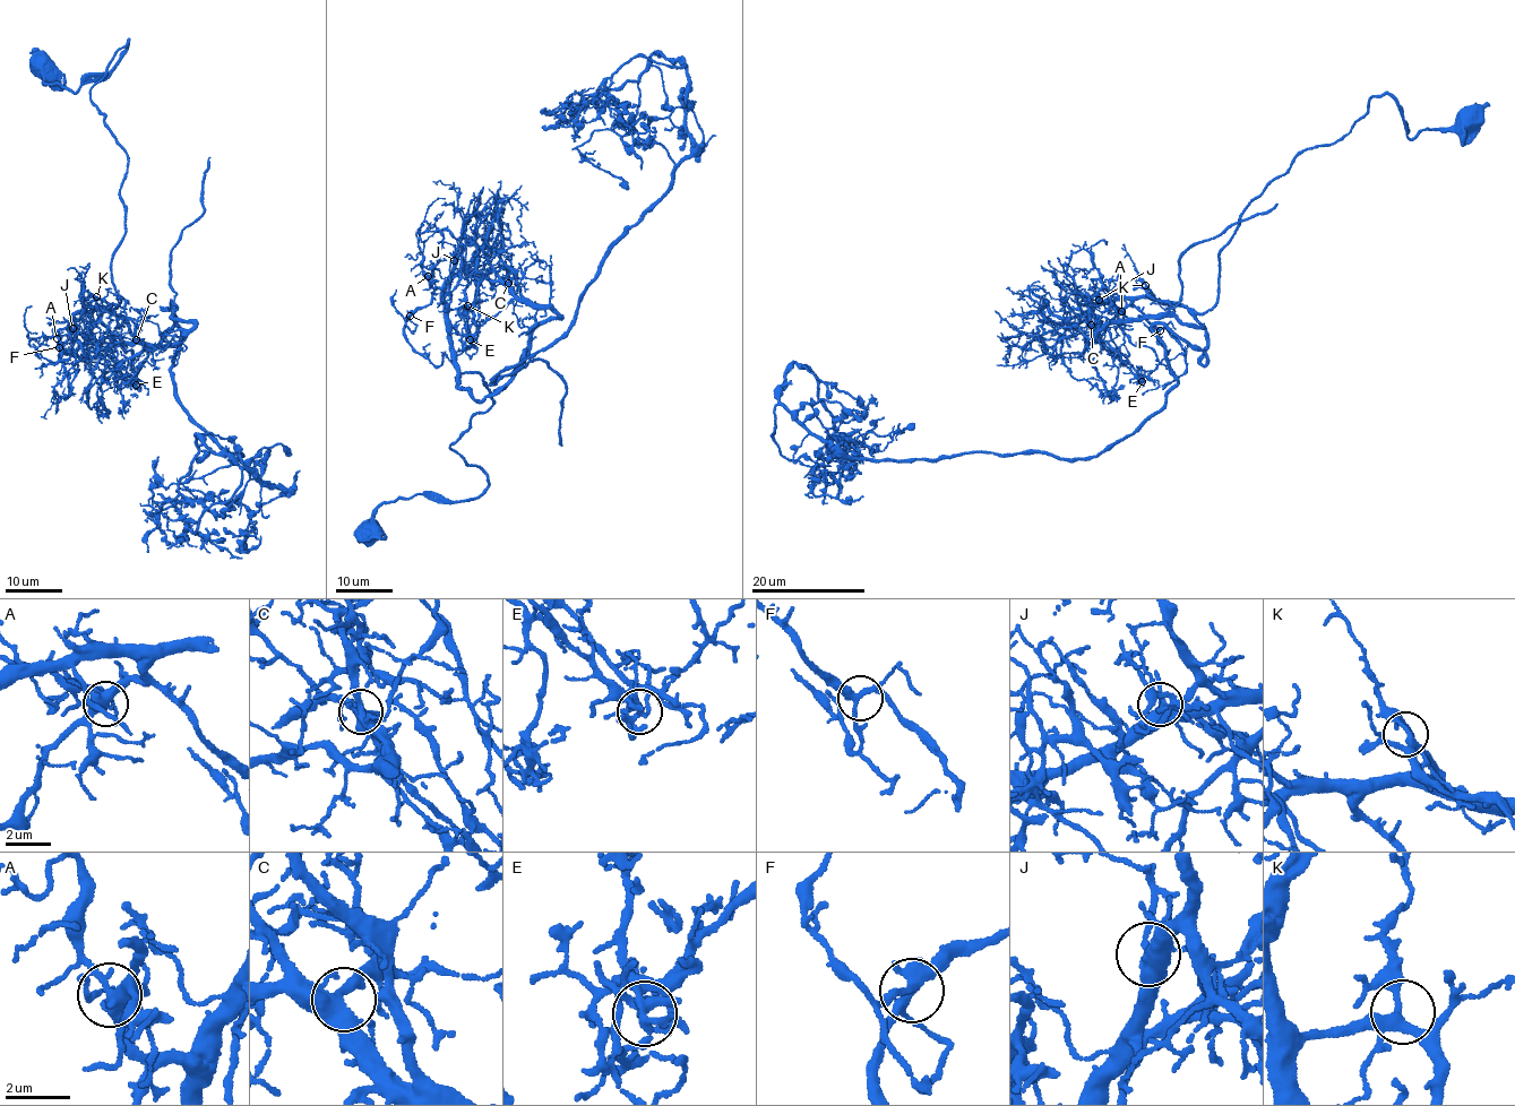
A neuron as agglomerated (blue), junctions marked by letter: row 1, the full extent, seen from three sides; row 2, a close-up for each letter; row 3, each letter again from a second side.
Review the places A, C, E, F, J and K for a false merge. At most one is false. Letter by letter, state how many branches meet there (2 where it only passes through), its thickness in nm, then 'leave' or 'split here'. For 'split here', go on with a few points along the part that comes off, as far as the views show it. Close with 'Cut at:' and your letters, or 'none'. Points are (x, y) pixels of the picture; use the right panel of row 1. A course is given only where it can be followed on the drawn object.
A: 5 branches meet; 400 nm thick; leave
C: 4 branches meet; 360 nm thick; leave
E: 6 branches meet; 240 nm thick; split here; foreign part runs (1142, 381), (1095, 337), (1112, 323), (1158, 318), (1171, 310), (1181, 299), (1181, 257), (1276, 204)
F: 4 branches meet; 320 nm thick; leave
J: 3 branches meet; 260 nm thick; leave
K: 4 branches meet; 280 nm thick; leave
Cut at: E

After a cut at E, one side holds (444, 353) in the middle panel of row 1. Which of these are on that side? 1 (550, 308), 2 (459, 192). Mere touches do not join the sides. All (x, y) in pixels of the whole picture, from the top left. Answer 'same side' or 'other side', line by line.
1: other side
2: same side

